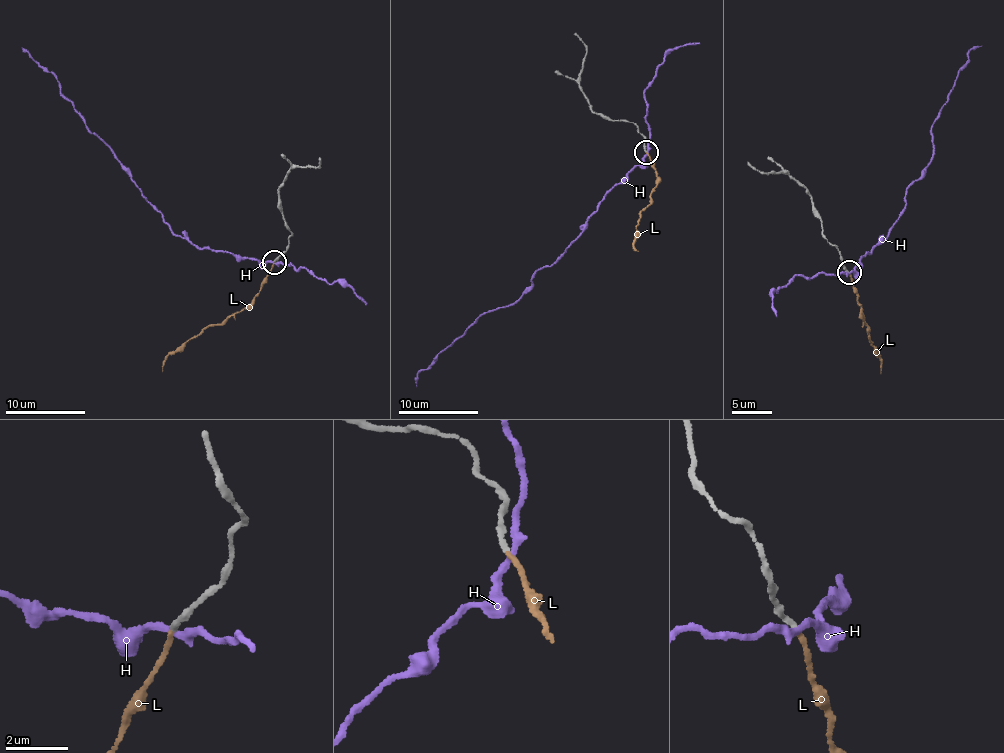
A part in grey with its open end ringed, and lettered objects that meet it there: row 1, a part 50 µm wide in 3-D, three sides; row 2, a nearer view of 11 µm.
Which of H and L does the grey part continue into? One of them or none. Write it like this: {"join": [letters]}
{"join": ["L"]}

